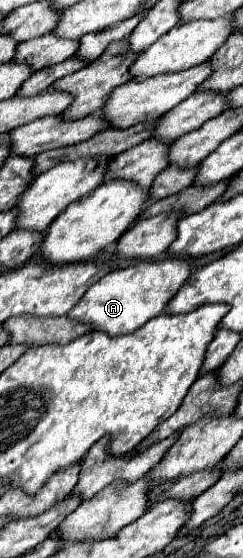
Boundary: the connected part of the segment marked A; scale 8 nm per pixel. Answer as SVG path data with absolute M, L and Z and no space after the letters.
M167 256L155 262L139 262L123 270L113 270L99 282L95 282L67 316L85 324L93 324L95 330L103 330L111 336L129 334L141 328L151 318L159 316L165 310L167 302L187 282L191 272L193 268L189 260L175 256Z

